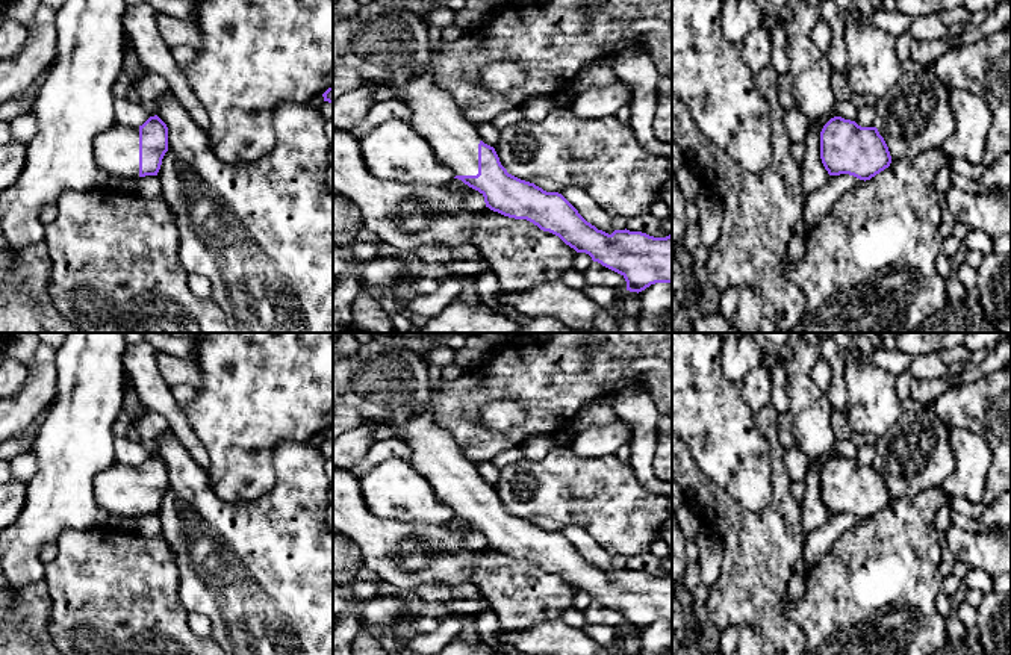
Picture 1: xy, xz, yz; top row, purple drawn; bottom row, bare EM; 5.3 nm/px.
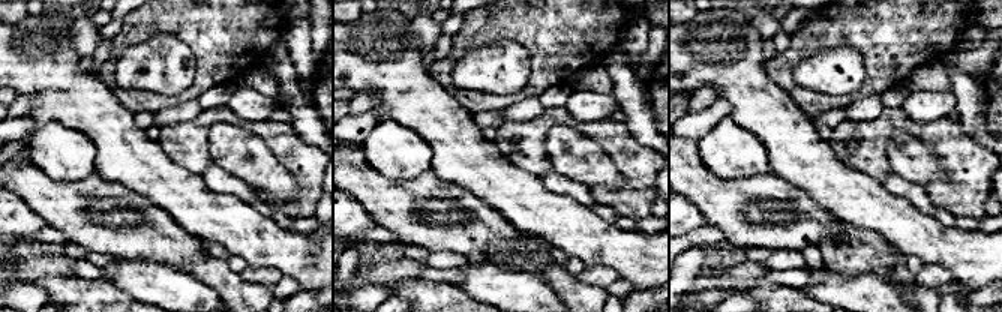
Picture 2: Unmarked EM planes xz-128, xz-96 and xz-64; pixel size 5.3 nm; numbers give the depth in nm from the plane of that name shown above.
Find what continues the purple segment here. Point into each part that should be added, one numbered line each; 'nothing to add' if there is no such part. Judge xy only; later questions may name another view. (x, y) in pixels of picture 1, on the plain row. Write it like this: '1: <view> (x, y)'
1: xy (117, 489)

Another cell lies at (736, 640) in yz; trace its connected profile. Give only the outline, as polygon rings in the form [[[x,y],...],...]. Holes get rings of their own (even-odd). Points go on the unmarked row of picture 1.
[[[729,626],[720,631],[723,655],[763,655],[760,632],[752,626]]]

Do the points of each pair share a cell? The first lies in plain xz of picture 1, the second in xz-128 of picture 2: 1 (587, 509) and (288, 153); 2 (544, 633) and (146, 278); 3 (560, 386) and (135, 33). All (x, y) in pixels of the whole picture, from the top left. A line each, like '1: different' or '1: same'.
1: same
2: same
3: same

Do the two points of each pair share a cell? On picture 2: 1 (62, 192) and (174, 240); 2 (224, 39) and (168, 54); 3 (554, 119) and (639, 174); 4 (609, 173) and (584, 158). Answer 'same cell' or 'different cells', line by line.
1: same cell
2: different cells
3: same cell
4: same cell

